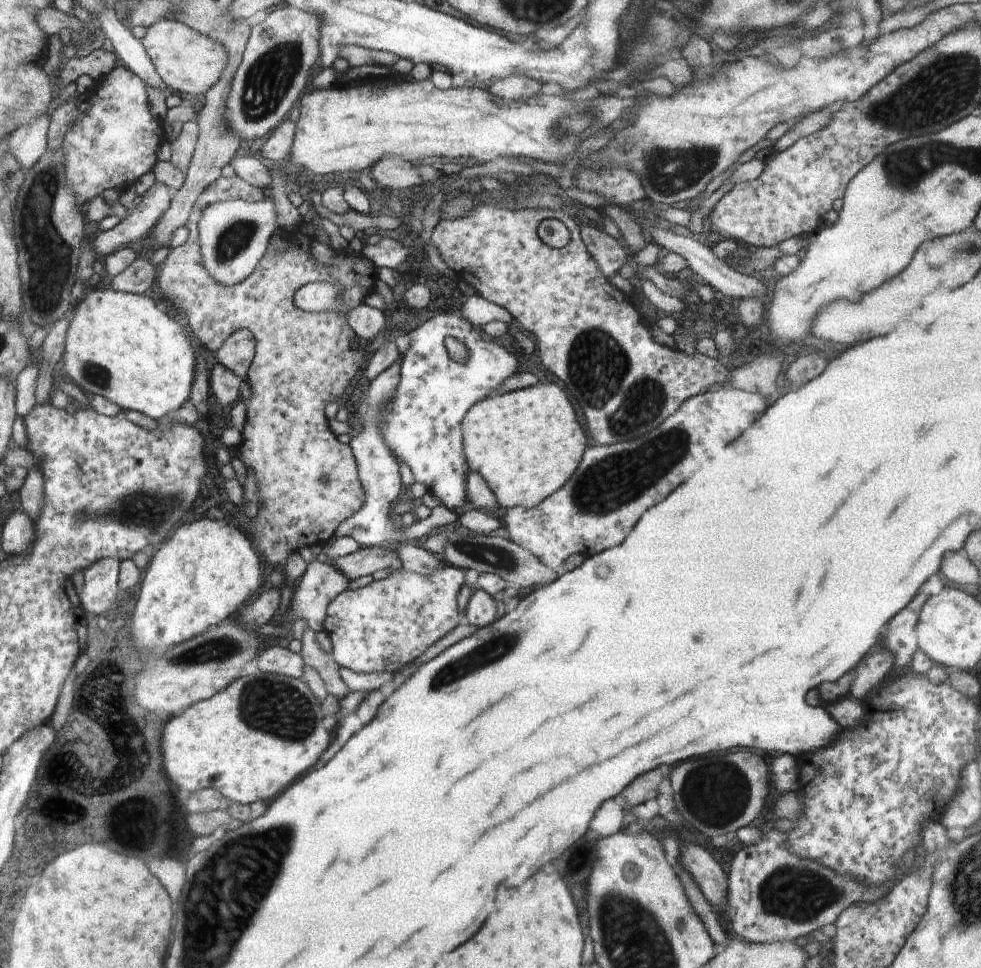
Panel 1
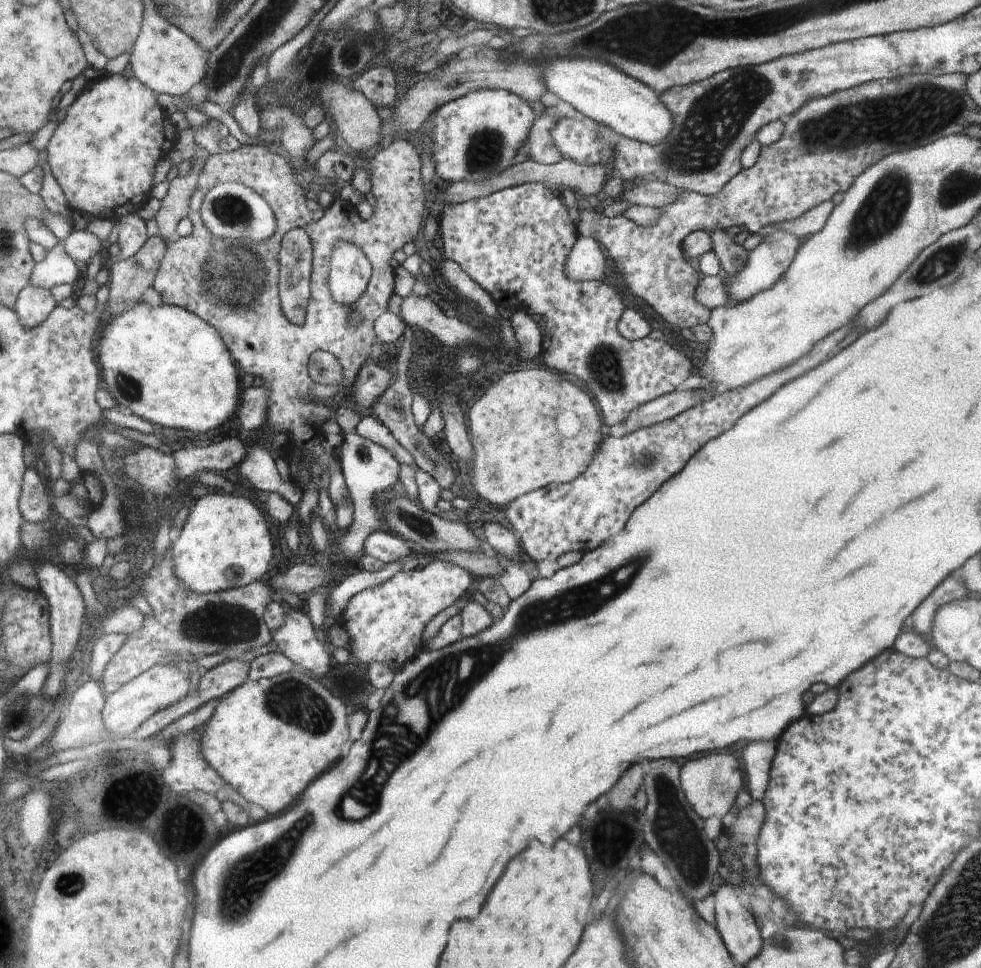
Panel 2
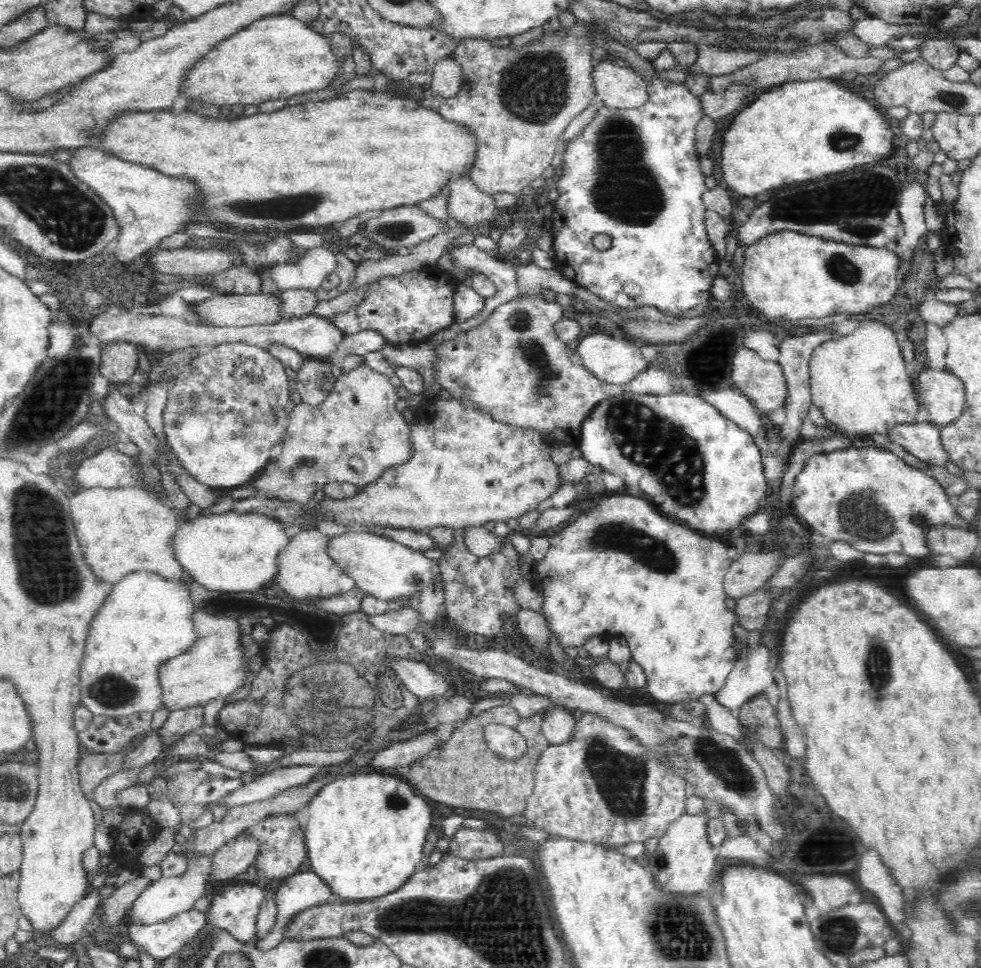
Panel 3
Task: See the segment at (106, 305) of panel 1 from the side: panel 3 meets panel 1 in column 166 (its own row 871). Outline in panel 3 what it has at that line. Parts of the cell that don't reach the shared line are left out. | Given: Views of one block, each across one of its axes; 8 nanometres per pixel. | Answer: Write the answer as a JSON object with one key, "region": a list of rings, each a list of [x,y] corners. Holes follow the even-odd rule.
{"region":[[[366,770],[353,771],[350,774],[344,775],[341,779],[336,779],[328,783],[327,786],[319,792],[318,796],[311,800],[307,808],[309,818],[303,831],[305,852],[307,855],[305,869],[312,874],[316,874],[330,890],[330,893],[338,898],[339,902],[370,903],[375,902],[376,899],[382,899],[384,896],[395,895],[396,892],[404,887],[404,884],[407,884],[408,880],[421,869],[423,848],[431,822],[430,809],[424,797],[417,794],[408,784],[401,782],[400,778],[397,778],[396,775]]]}

